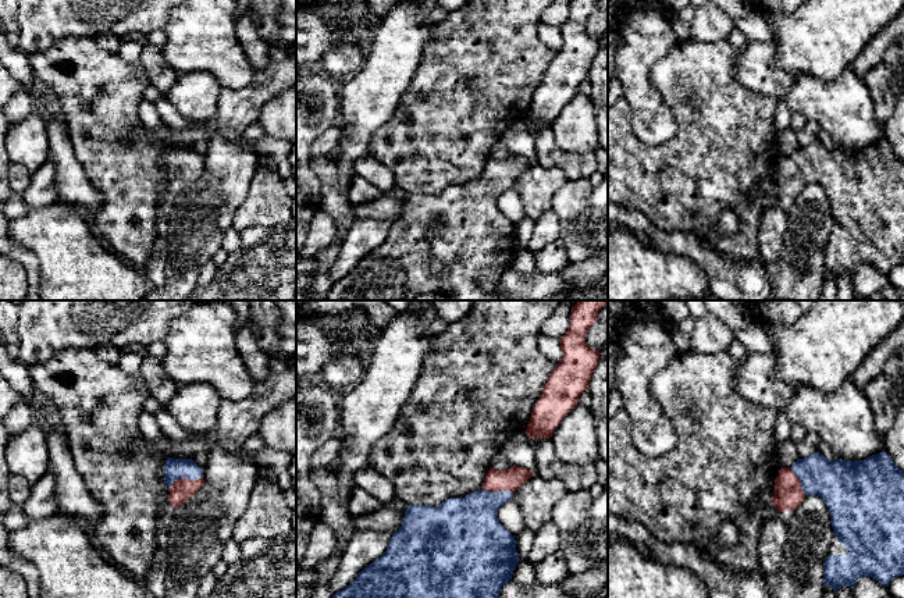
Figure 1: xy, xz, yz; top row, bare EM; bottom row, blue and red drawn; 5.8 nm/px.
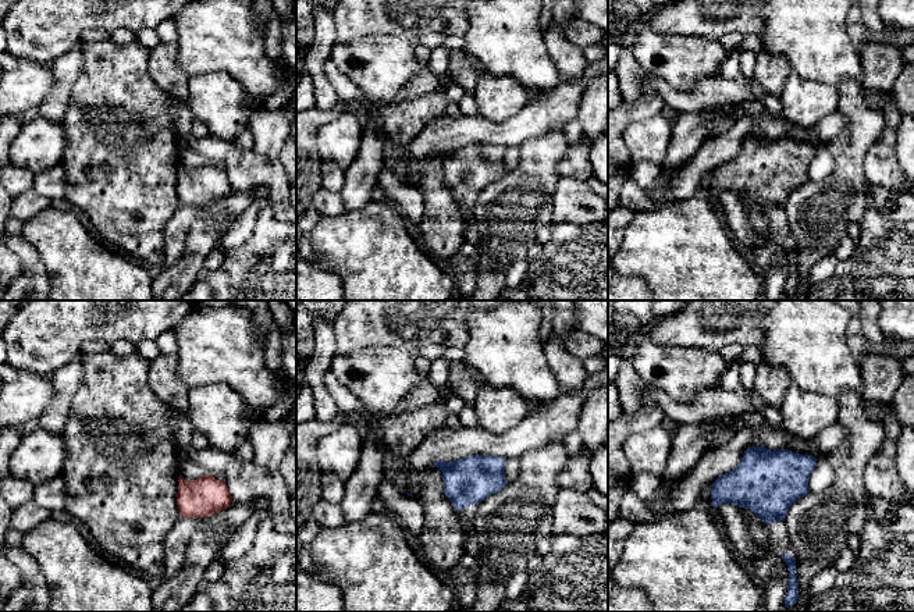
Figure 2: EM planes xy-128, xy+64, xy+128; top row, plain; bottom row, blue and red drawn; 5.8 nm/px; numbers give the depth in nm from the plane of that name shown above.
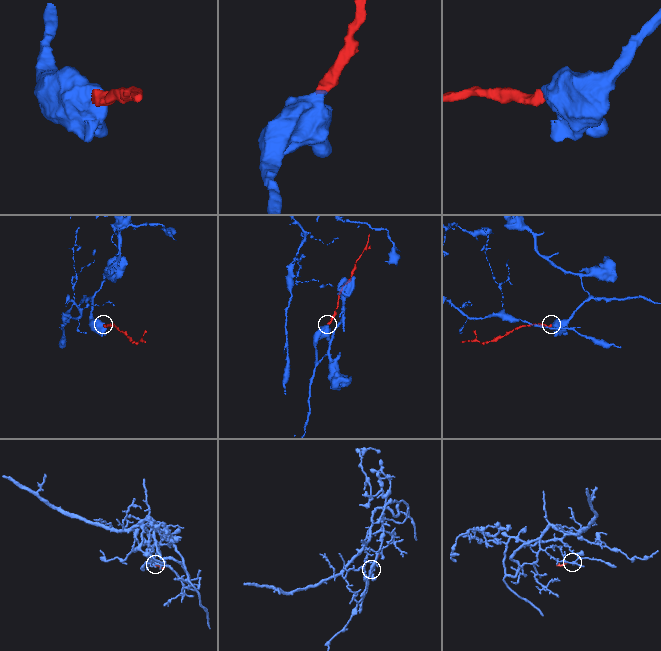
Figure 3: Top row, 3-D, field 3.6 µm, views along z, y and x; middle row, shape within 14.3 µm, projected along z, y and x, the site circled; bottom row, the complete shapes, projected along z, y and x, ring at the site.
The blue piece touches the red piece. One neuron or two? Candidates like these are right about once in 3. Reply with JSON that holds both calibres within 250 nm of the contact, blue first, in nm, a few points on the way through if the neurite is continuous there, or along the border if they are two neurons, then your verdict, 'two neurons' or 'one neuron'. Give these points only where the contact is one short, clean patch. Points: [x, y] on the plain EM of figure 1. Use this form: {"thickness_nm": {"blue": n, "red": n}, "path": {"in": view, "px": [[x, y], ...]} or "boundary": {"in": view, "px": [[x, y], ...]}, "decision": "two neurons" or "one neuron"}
{"thickness_nm": {"blue": 130, "red": 130}, "path": {"in": "xy", "px": [[174, 157], [184, 166], [181, 178]]}, "decision": "one neuron"}

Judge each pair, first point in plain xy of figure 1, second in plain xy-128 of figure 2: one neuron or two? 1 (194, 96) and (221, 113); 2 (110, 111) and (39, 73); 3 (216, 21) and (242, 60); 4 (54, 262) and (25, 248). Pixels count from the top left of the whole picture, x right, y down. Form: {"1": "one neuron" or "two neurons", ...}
{"1": "one neuron", "2": "two neurons", "3": "one neuron", "4": "two neurons"}

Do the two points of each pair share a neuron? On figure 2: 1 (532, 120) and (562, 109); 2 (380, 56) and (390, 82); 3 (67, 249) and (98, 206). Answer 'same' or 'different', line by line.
1: same
2: same
3: different

